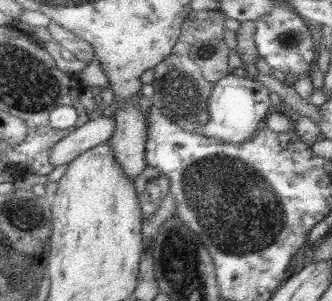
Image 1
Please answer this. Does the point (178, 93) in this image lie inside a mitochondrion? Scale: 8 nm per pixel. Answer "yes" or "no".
yes

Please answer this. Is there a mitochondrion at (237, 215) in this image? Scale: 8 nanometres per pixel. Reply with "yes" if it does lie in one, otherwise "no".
yes

